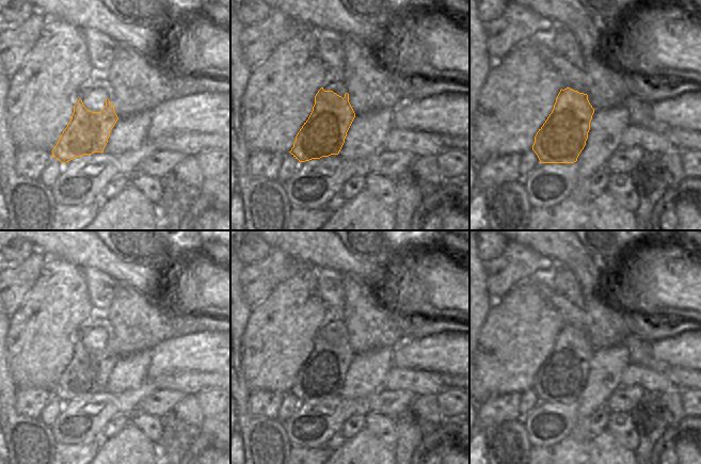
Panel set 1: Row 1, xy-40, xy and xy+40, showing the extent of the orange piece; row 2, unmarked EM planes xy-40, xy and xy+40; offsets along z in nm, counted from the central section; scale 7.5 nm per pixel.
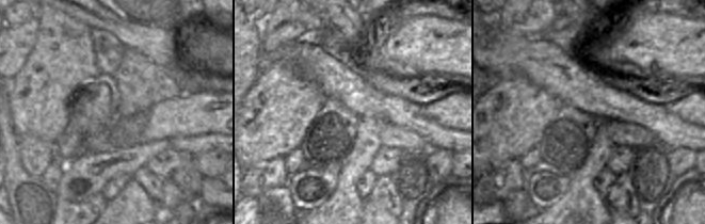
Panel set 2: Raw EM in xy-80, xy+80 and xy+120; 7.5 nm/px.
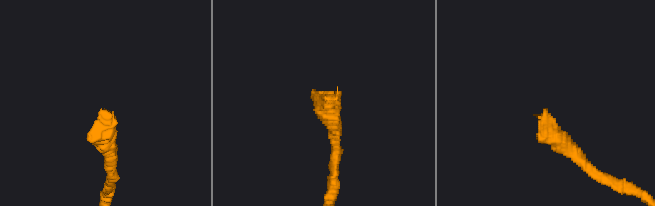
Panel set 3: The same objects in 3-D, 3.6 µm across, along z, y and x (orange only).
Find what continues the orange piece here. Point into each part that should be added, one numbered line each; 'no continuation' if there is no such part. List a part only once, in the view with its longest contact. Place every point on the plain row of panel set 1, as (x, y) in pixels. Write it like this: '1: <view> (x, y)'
1: xy-40 (94, 331)

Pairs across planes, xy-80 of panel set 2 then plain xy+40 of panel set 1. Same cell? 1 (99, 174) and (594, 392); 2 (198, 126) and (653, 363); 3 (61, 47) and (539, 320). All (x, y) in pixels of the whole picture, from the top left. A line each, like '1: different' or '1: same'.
1: different
2: different
3: same

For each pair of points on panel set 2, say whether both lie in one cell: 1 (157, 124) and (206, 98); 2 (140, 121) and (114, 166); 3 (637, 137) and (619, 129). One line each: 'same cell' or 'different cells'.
1: same cell
2: different cells
3: same cell

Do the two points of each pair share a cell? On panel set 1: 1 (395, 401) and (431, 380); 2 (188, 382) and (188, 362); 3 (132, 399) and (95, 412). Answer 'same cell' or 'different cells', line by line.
1: different cells
2: different cells
3: same cell

